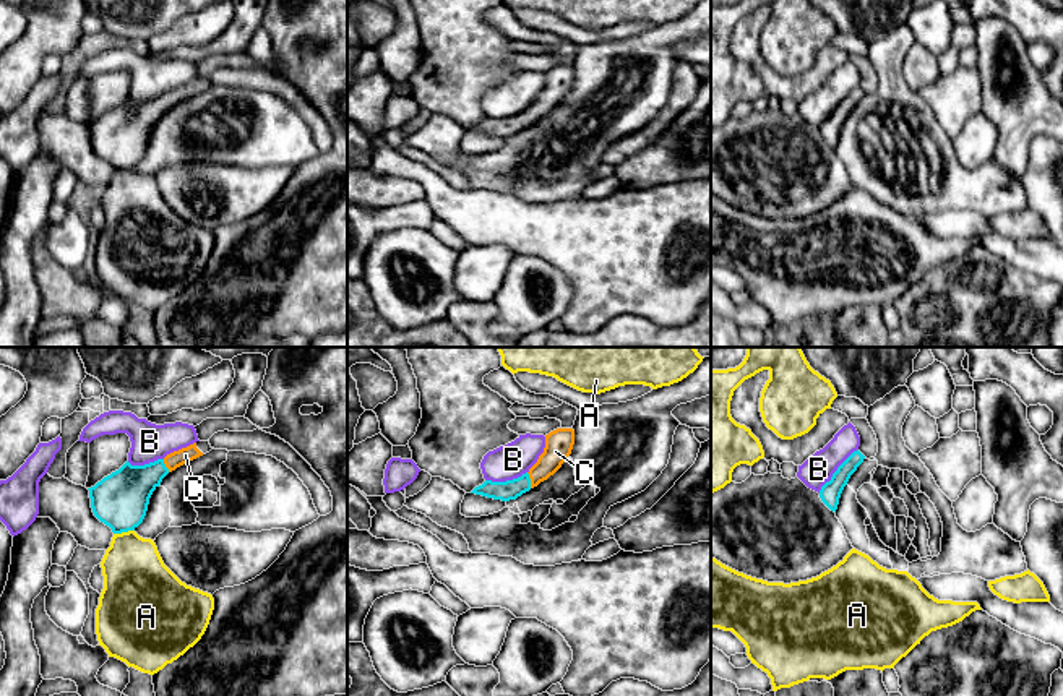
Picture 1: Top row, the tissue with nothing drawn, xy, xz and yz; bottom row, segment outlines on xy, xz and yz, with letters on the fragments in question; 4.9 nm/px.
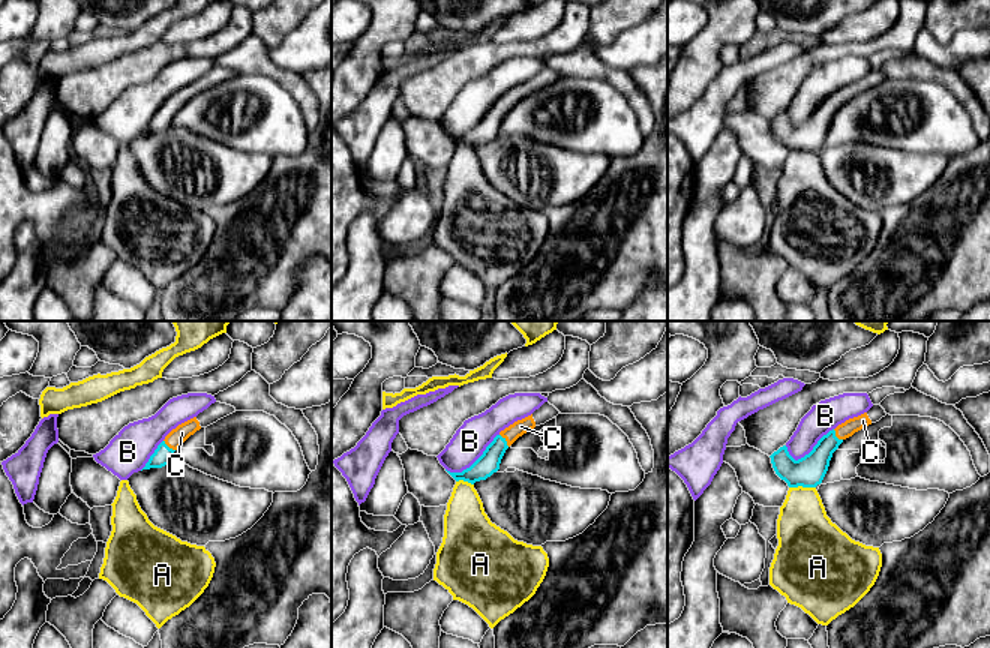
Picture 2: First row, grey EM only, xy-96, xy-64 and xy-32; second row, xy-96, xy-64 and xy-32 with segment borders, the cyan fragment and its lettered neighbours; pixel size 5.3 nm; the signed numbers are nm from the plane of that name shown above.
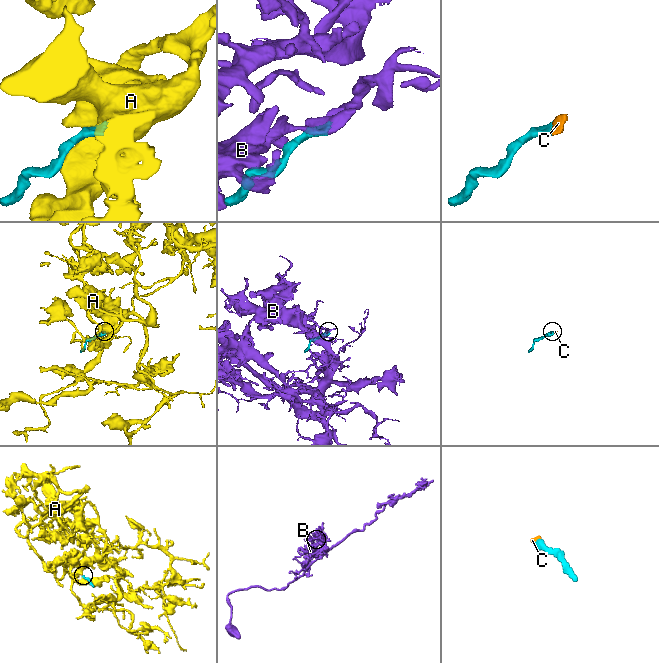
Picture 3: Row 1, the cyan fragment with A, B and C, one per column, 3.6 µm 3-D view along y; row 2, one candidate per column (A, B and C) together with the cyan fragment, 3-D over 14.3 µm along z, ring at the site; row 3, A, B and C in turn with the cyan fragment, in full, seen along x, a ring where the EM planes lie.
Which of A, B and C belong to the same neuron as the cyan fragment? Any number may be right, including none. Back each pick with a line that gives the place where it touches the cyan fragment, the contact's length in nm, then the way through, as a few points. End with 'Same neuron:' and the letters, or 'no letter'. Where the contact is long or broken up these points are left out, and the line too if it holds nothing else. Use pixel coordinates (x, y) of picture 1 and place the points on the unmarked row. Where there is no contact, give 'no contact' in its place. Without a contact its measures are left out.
C: contact xz (529, 117); length 80 nm; way xz (507, 127), (529, 117), (554, 93), (559, 80)
Same neuron: C

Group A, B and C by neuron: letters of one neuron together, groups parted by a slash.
A / B / C

